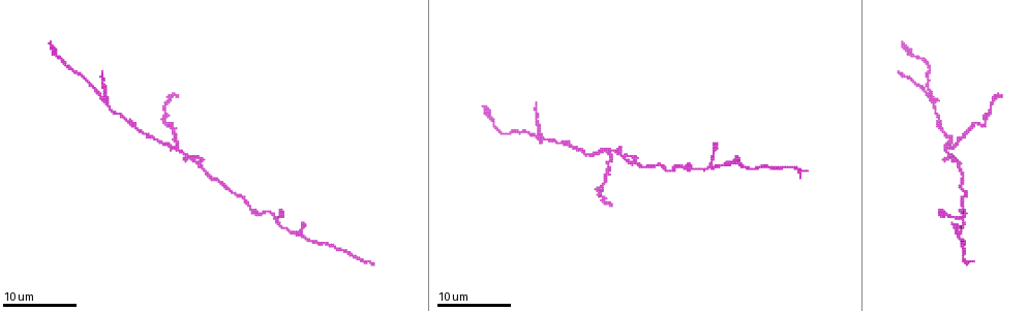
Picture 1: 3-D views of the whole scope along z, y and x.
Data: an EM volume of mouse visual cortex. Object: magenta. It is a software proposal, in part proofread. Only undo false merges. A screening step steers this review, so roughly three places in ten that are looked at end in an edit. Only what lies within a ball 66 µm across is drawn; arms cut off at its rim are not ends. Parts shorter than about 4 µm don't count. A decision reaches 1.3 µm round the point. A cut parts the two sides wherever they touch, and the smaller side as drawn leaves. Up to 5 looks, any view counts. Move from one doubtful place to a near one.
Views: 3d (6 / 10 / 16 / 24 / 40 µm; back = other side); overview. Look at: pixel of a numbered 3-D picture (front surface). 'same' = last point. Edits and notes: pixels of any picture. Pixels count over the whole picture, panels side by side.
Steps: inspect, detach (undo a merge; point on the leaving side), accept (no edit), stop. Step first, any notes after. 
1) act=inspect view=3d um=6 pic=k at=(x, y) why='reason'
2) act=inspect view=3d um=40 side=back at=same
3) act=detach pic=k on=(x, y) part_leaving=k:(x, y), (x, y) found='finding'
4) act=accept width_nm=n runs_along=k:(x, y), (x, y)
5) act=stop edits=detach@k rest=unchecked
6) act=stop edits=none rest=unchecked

act=inspect view=3d um=10 pic=1 at=(104, 97) why='four or more arms meet'

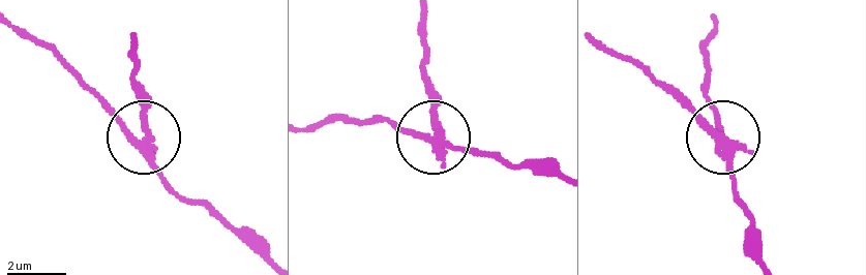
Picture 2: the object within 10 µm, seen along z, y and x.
act=detach pic=2 on=(139, 115) arms=4 part_leaving=2:(148, 148), (133, 34) found='a second neuron is stuck on'

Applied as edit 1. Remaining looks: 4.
act=inspect view=overview

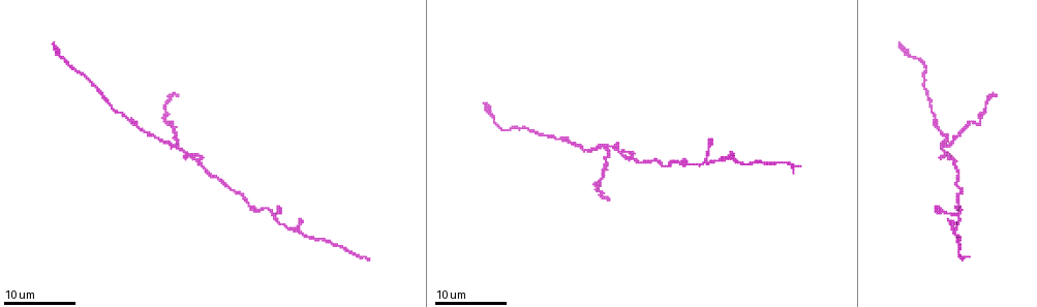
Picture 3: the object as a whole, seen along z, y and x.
act=inspect view=3d um=16 pic=3 at=(608, 147) why='two arms in line, one across'

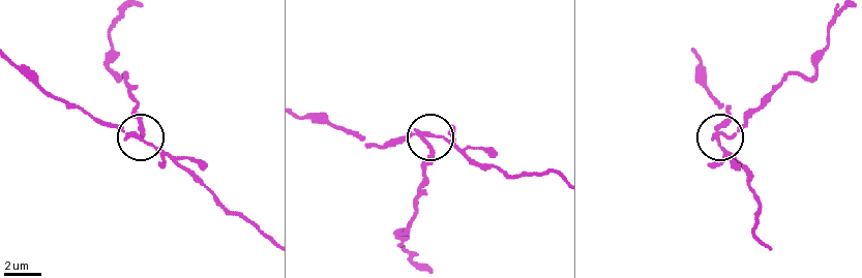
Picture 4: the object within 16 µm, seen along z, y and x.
act=detach pic=4 on=(432, 157) width_nm=190 part_leaving=4:(129, 132), (139, 131), (135, 91), (111, 63), (120, 12) found='two neurons meet here'

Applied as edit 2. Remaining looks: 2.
act=inspect view=overview why='redraw'

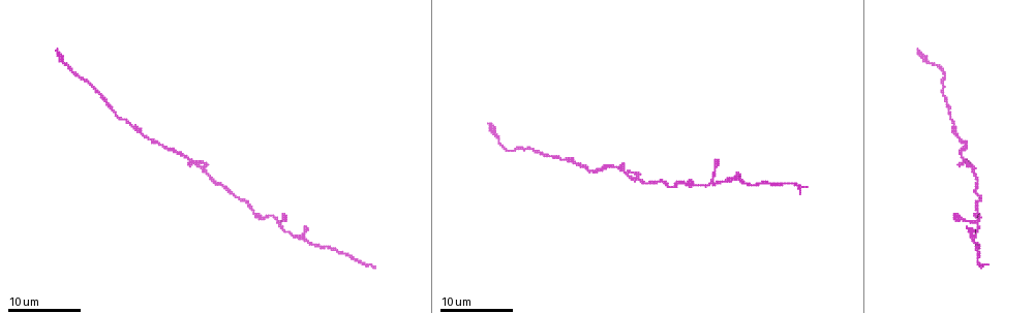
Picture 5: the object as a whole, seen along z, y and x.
act=inspect view=3d um=10 pic=5 at=(303, 238) why='small branch off a trunk'

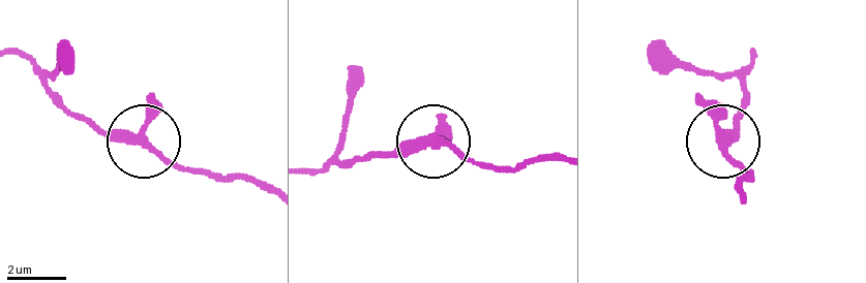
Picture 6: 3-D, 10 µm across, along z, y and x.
act=accept width_nm=200 found='continuous, no second neuron'

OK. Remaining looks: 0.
act=stop edits=detach@2,detach@4 rest=unchecked

